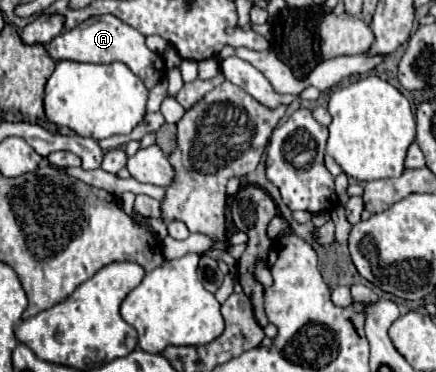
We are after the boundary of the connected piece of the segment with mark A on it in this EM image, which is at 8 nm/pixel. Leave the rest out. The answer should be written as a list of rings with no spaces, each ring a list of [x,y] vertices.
[[[95,16],[85,20],[73,30],[61,32],[57,38],[53,38],[47,46],[49,56],[59,62],[59,60],[75,60],[75,62],[123,62],[127,64],[133,74],[137,74],[147,88],[153,88],[163,76],[165,76],[165,60],[161,60],[159,54],[151,52],[145,46],[145,36],[139,34],[135,28],[127,26],[115,16]]]

